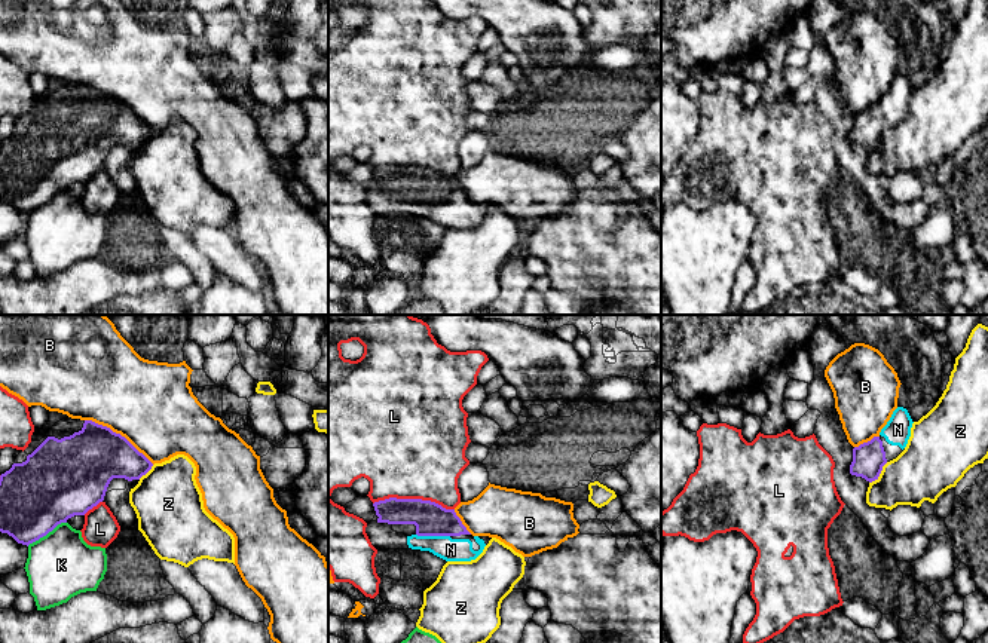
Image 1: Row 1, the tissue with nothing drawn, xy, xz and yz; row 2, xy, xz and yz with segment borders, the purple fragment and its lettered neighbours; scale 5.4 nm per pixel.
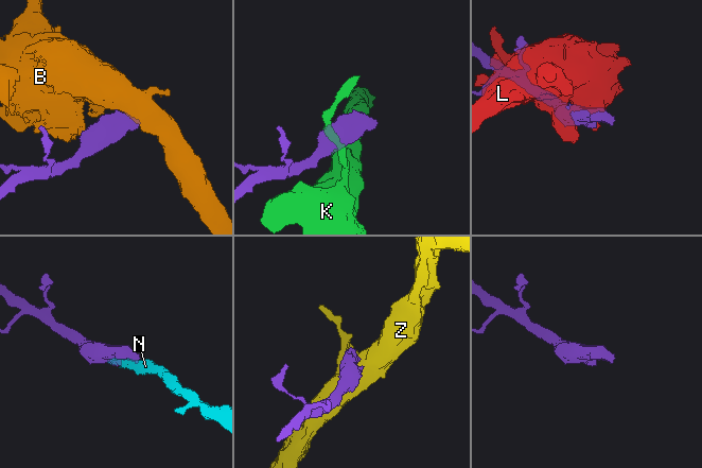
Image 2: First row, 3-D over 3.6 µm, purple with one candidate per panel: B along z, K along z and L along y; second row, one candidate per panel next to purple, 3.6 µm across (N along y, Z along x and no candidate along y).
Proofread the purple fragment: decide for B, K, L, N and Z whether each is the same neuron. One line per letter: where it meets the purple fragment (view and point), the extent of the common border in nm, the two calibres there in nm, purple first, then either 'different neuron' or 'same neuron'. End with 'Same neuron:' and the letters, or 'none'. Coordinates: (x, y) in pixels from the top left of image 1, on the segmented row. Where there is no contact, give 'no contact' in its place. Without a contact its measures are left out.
B: meets purple in xy at (119, 434); contact 440 nm long; 340 nm thick on the purple side, 460 nm on the other; different neuron
K: meets purple in xy at (46, 533); contact 260 nm long; 400 nm thick on the purple side, 360 nm on the other; different neuron
L: meets purple in xz at (413, 499); contact 440 nm long; 180 nm thick on the purple side, 500 nm on the other; different neuron
N: meets purple in xz at (433, 535); contact 180 nm long; 180 nm thick on the purple side, 130 nm on the other; same neuron
Z: meets purple in yz at (880, 472); contact 160 nm long; 180 nm thick on the purple side, 320 nm on the other; different neuron
Same neuron: N

